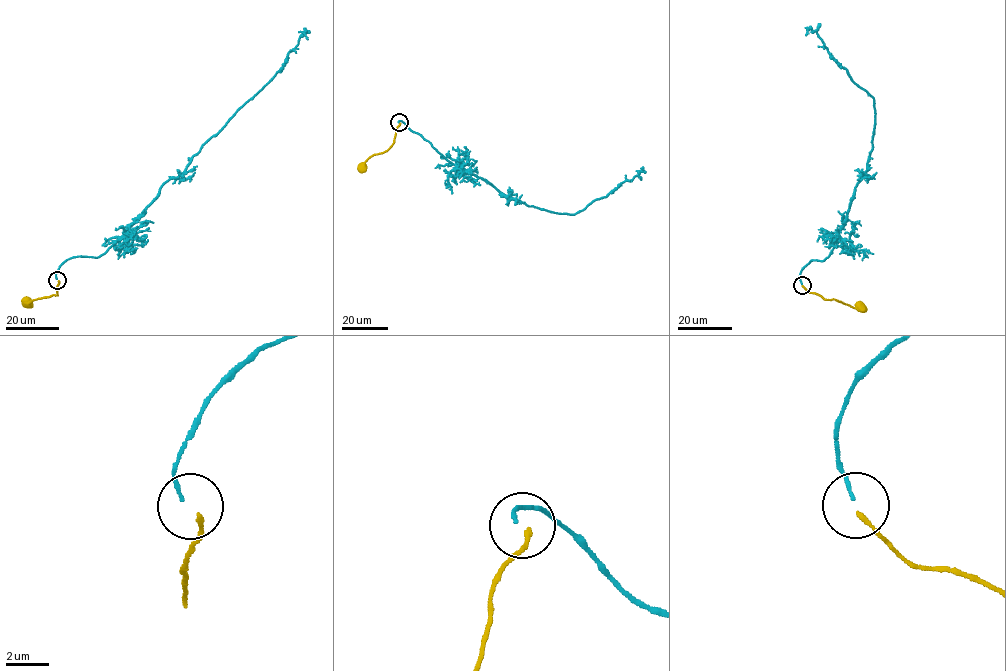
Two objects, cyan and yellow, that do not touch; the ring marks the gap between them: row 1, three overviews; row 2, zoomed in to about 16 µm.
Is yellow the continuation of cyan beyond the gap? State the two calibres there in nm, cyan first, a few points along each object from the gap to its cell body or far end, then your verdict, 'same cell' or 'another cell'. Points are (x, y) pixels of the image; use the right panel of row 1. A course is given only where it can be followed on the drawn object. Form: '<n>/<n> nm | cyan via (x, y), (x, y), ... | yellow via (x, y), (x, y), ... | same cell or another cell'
160/240 nm | cyan via (802, 284), (807, 264), (824, 260), (837, 243), (867, 169), (875, 120), (873, 98), (816, 32), (806, 35) | yellow via (802, 285), (810, 293), (867, 310) | same cell

